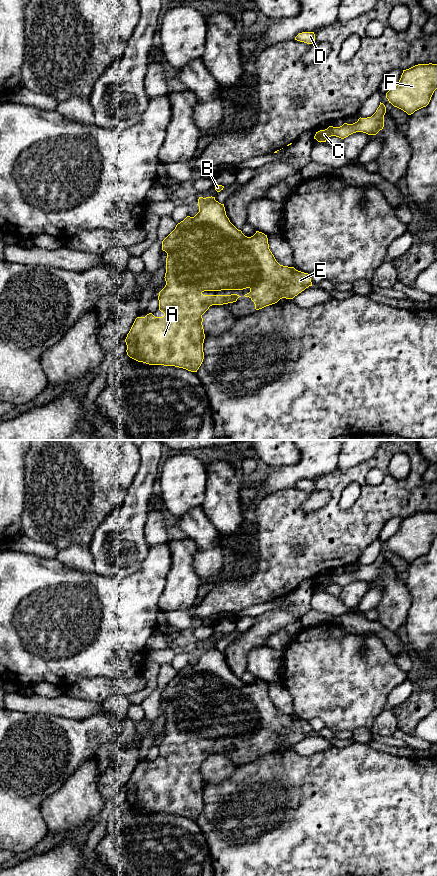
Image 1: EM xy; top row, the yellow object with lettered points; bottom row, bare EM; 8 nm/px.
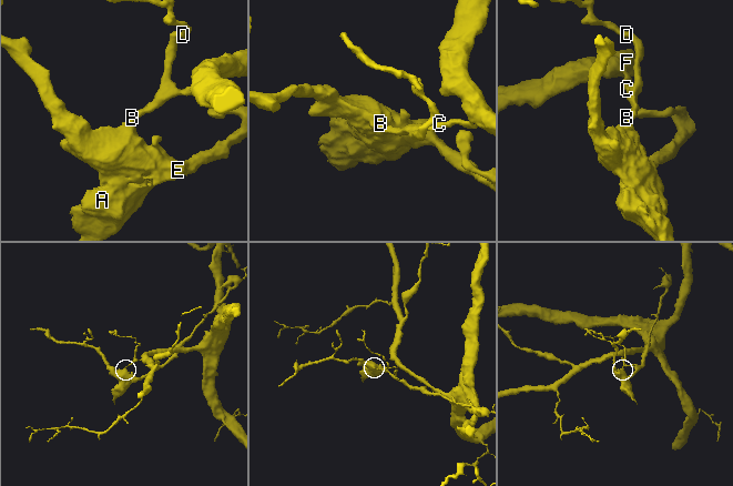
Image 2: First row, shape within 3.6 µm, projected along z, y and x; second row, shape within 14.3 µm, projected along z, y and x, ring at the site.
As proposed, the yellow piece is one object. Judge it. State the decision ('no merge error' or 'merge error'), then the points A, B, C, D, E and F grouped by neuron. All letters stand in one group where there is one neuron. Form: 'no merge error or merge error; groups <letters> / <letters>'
merge error; groups A E / B C D F

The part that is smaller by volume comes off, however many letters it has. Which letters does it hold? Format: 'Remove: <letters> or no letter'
Remove: A, E

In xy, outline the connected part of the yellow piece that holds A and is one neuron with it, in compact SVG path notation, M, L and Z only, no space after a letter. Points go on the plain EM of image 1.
M215 647L207 650L206 652L199 654L199 660L194 664L187 664L183 669L178 671L175 677L162 689L162 698L167 701L166 706L166 721L165 721L165 735L159 740L158 748L159 748L159 758L164 761L163 765L155 765L152 761L147 762L145 765L137 765L127 782L125 787L127 793L127 803L138 809L143 810L149 813L164 813L164 814L175 814L179 816L186 817L191 820L197 820L199 815L201 814L204 807L203 800L203 791L205 787L204 777L203 777L203 766L202 763L209 757L212 753L223 753L228 751L236 750L237 747L241 744L237 742L231 743L203 743L204 739L221 739L221 738L243 738L246 736L250 737L250 740L245 742L245 745L249 745L255 752L255 757L259 758L266 754L277 751L280 747L293 747L299 741L304 739L309 734L312 734L310 722L304 721L296 718L294 715L288 715L280 713L272 700L269 697L268 686L262 680L256 679L256 681L251 684L245 684L241 678L238 678L229 668L226 663L224 652L219 651Z

